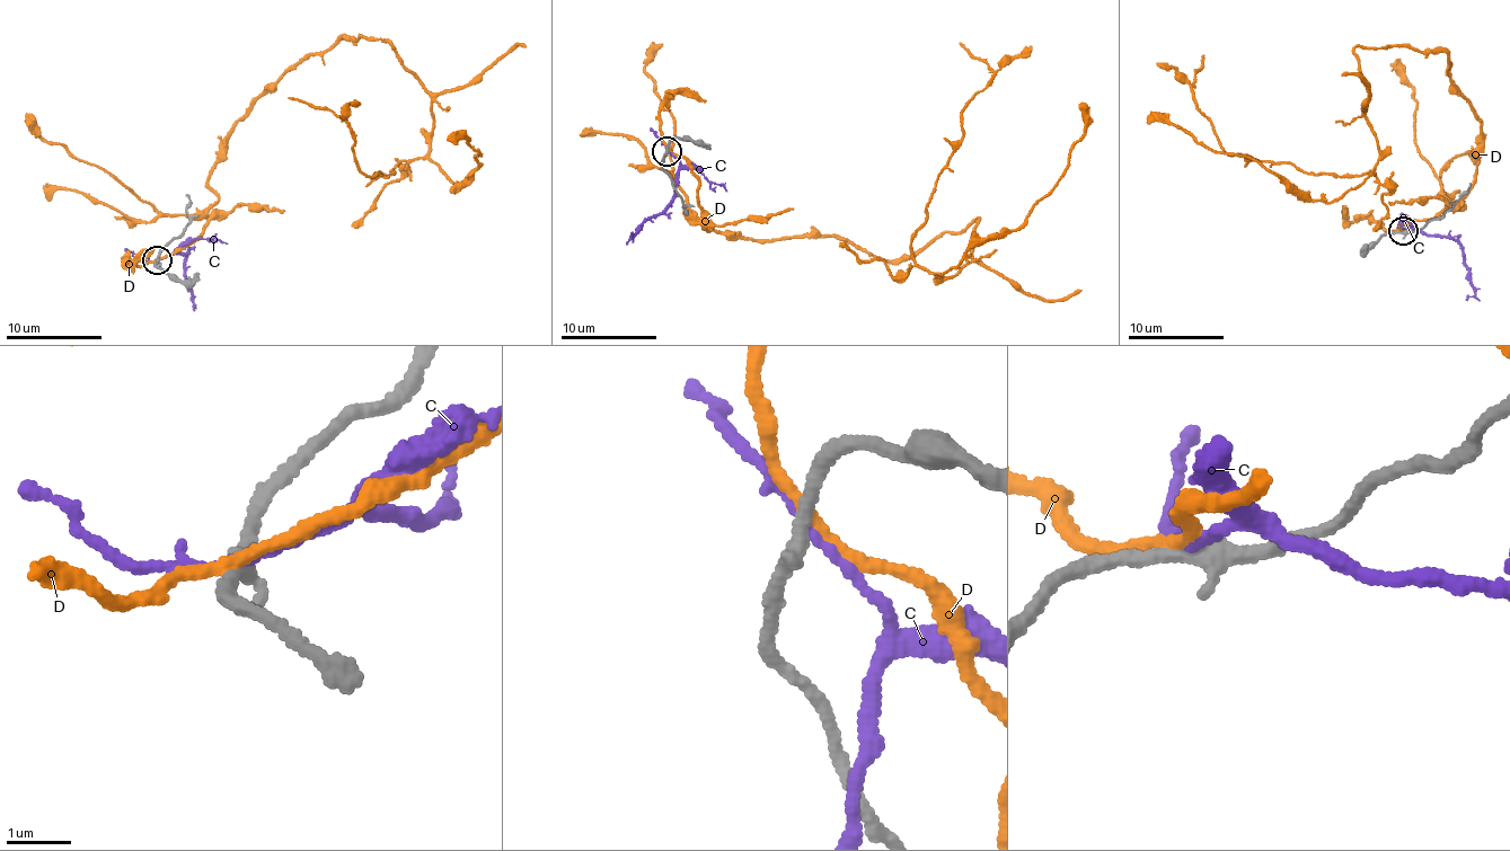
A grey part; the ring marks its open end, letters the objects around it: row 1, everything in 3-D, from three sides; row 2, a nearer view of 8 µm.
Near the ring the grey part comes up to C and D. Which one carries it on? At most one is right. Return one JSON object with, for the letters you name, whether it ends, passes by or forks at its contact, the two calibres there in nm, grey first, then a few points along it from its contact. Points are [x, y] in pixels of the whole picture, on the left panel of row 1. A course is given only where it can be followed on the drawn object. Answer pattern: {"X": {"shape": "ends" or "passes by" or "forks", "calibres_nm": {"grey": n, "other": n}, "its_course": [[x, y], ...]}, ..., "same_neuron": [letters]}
{"same_neuron": []}

